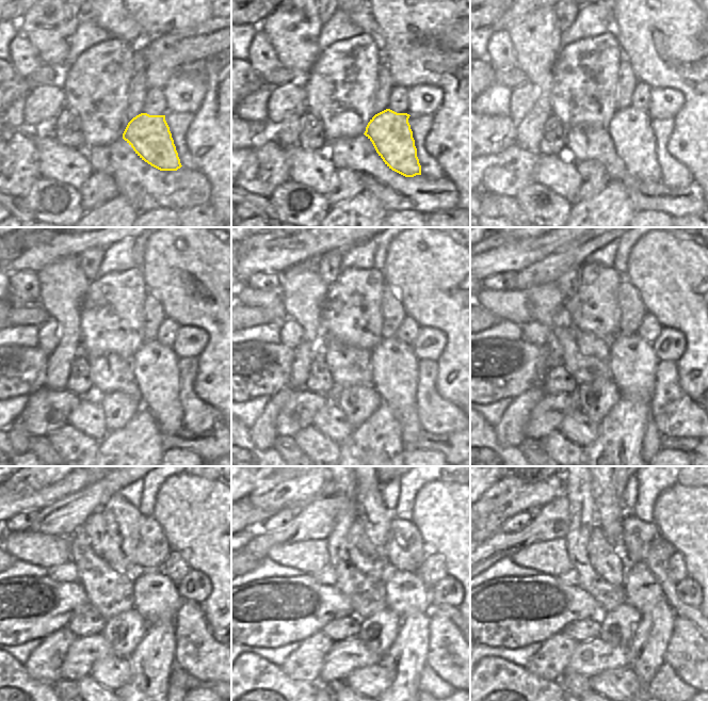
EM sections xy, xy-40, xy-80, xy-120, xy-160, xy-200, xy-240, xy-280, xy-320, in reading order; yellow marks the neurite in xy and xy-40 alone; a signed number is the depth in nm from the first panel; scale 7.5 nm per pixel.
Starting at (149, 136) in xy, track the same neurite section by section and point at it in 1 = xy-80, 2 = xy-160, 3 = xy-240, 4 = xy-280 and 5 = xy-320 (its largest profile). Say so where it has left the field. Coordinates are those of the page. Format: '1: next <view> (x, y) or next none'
1: next xy-80 (630, 130)
2: next xy-160 (393, 364)
3: next xy-240 (156, 598)
4: next xy-280 (405, 593)
5: next xy-320 (643, 590)

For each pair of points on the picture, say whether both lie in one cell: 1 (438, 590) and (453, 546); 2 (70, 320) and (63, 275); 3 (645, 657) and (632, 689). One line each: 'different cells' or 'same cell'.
1: different cells
2: same cell
3: different cells

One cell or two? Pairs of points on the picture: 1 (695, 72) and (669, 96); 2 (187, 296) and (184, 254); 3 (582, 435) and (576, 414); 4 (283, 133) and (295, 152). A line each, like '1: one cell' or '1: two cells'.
1: two cells
2: one cell
3: one cell
4: two cells

